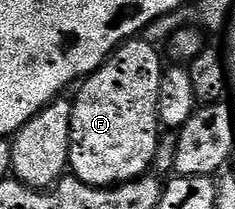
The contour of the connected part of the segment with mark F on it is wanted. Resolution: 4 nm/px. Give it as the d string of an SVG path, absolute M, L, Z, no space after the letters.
M133 37L124 40L99 69L84 77L71 111L68 165L73 176L89 186L112 188L121 183L133 182L147 172L144 170L155 161L156 150L160 147L162 126L159 95L164 70L159 51L144 37Z

